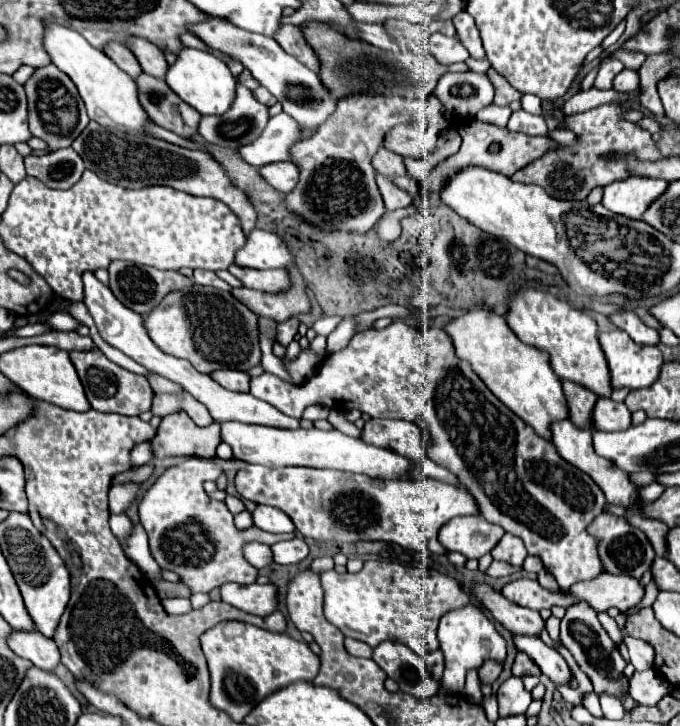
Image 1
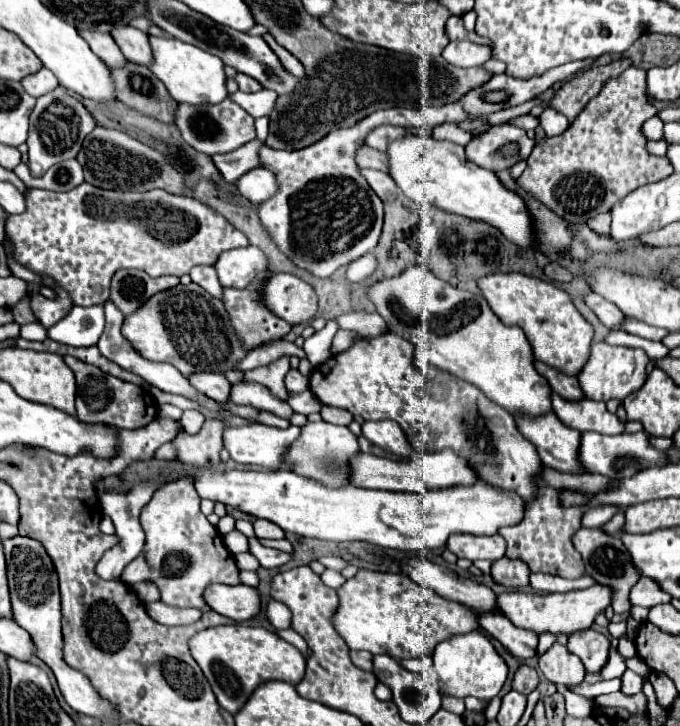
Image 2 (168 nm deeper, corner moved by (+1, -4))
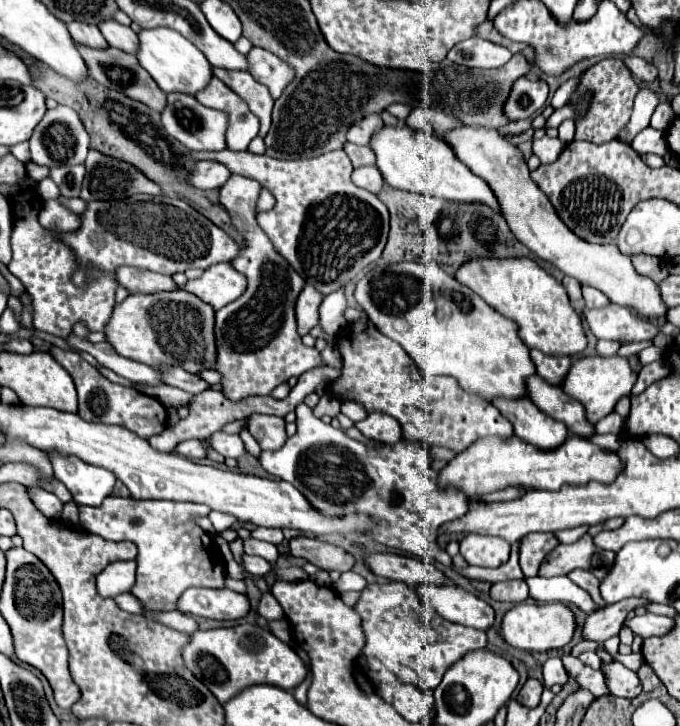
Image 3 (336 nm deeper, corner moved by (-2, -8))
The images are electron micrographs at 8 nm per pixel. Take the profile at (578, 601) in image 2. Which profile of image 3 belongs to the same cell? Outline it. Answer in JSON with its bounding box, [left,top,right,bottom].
[500,602,576,652]

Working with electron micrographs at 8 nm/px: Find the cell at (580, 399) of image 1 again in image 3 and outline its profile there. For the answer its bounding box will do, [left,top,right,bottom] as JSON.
[530,350,570,386]

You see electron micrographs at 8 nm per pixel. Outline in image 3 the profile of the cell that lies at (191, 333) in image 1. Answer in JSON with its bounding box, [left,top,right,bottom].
[106,290,216,372]

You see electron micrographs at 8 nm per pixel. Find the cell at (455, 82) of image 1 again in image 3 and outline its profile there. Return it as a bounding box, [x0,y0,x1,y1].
[504,78,548,120]

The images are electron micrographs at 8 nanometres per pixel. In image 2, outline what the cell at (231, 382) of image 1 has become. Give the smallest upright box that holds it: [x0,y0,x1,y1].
[187,372,231,402]

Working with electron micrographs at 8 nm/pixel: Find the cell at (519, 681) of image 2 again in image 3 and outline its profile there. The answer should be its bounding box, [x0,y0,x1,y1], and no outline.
[516,678,542,708]

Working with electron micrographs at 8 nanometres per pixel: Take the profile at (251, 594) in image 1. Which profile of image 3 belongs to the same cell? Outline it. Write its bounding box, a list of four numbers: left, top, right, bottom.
[176,588,250,620]

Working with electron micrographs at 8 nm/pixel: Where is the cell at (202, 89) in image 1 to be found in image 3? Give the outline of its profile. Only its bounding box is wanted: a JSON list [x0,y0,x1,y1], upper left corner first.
[138,28,212,96]

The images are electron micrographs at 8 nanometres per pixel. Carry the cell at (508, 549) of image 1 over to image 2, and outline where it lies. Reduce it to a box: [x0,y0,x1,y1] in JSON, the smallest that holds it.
[491,558,529,588]

